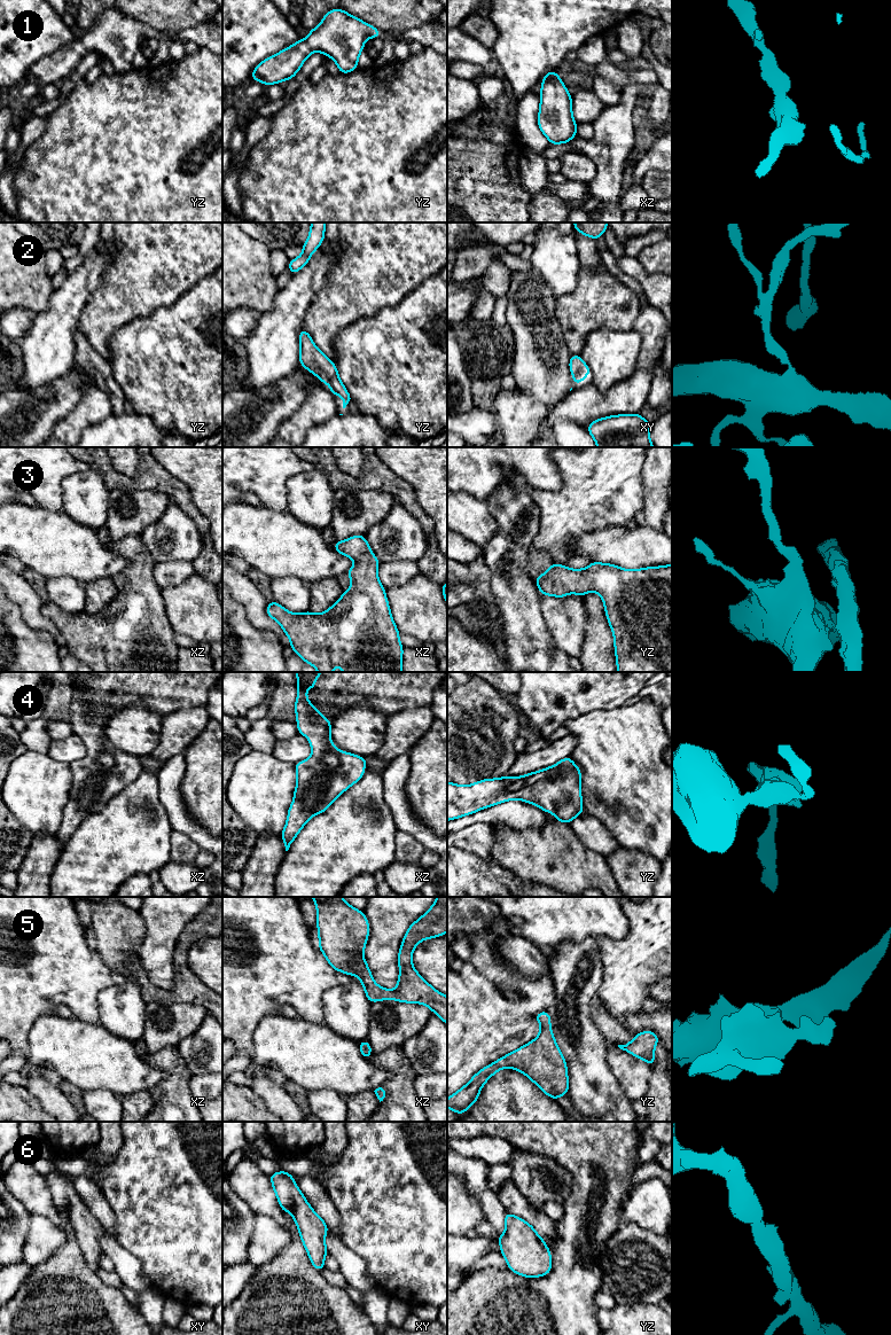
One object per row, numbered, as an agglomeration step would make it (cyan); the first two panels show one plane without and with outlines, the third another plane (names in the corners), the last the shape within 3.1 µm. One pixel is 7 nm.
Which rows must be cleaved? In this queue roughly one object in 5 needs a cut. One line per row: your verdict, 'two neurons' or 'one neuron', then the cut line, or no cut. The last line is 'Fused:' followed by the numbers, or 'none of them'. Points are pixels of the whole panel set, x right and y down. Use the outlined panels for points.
1: one neuron; no cut
2: one neuron; no cut
3: one neuron; no cut
4: one neuron; no cut
5: one neuron; no cut
6: one neuron; no cut
Fused: none of them

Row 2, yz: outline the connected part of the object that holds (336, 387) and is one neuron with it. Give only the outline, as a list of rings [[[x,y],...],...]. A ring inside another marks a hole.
[[[306,329],[299,331],[299,362],[322,383],[329,384],[333,396],[341,395],[343,408],[346,407],[351,398],[339,380],[336,365],[315,346]]]

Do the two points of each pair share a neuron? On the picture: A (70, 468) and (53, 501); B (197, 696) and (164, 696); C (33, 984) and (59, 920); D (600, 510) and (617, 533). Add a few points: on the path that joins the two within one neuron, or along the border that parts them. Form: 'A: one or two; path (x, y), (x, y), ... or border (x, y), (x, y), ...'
A: one; path (61, 475), (53, 483), (53, 492)
B: one; path (189, 696), (172, 696)
C: one; path (34, 968), (34, 963), (44, 954), (47, 936)
D: two; border (625, 525), (609, 525), (586, 533)

